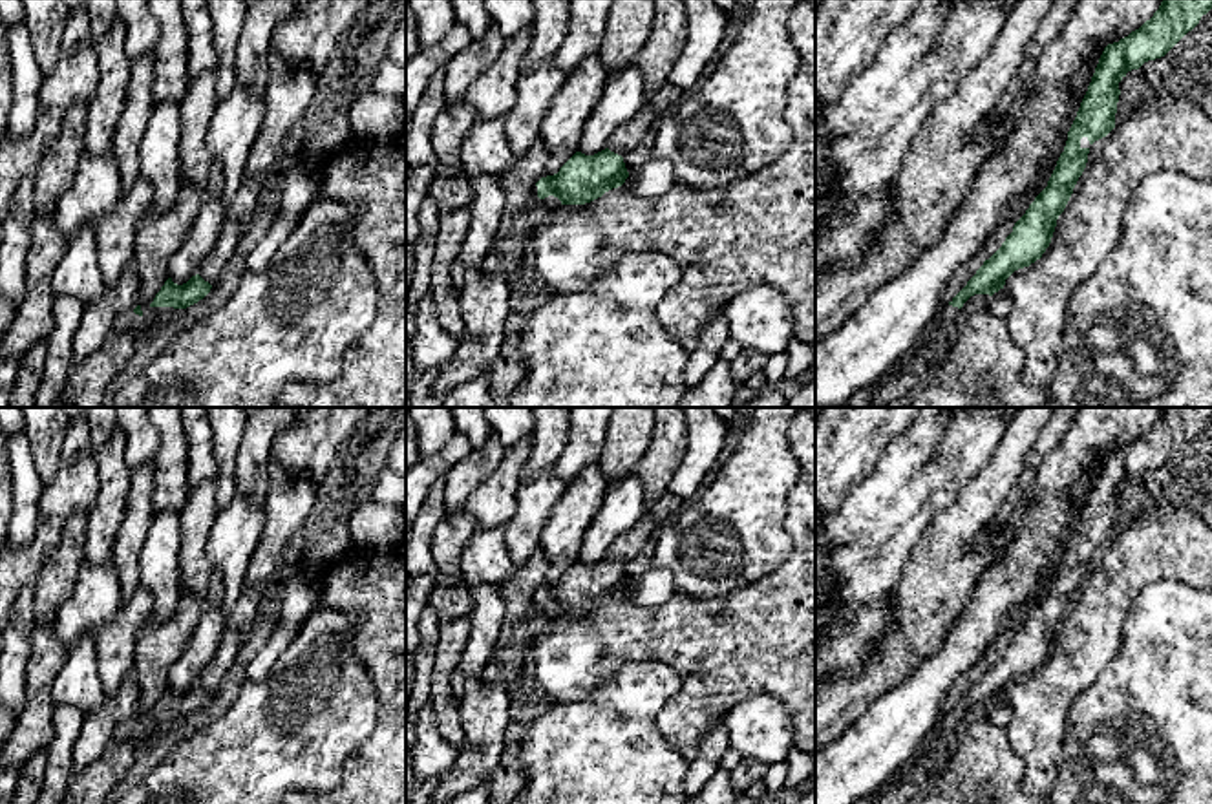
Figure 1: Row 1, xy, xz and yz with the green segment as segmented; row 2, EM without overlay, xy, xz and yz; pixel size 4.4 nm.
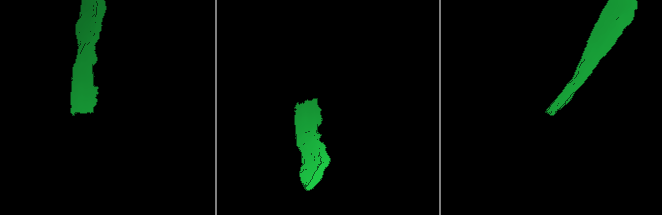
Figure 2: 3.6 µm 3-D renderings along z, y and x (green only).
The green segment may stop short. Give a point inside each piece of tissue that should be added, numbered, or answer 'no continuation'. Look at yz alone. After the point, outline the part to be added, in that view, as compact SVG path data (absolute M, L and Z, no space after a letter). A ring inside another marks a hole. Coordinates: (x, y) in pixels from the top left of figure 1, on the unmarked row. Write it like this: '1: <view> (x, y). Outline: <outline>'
1: yz (920, 777). Outline: M947 713L936 746L921 756L892 788L881 789L874 804L910 804L938 778L943 758L952 744L958 716Z

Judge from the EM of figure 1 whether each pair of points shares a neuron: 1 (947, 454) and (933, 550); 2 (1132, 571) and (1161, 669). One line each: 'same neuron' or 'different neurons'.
1: different neurons
2: different neurons

